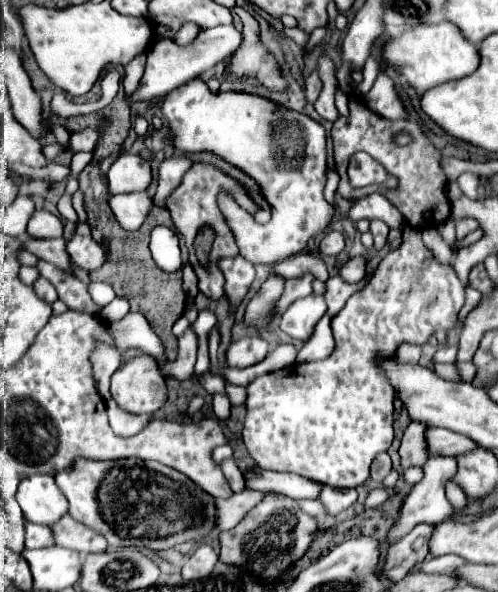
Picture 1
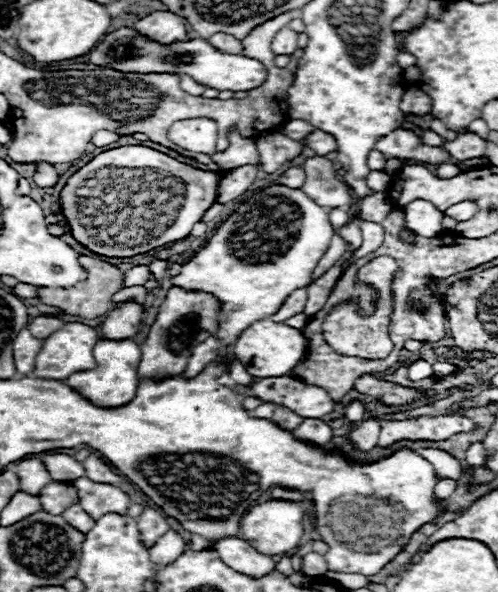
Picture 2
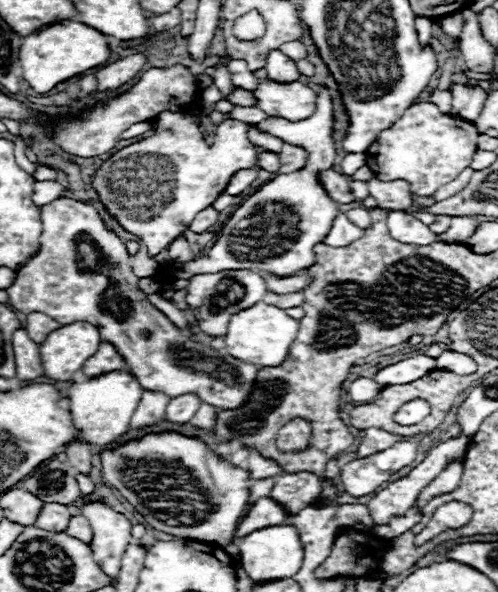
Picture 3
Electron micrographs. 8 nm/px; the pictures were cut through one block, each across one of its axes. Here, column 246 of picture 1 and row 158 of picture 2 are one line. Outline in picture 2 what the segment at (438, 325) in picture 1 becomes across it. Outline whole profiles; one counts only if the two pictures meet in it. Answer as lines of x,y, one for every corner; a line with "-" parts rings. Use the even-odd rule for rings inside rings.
402,128
390,132
390,136
382,136
382,140
378,140
374,148
382,152
386,160
390,158
400,158
402,162
418,160
424,164
438,166
450,158
450,154
444,148
426,146
422,144
420,136
416,136
412,130
402,130

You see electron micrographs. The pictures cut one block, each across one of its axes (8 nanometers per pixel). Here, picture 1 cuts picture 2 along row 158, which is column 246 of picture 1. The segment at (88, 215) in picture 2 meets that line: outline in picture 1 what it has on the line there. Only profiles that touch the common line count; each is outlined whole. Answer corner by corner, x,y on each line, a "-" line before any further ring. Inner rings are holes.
200,78
166,94
162,116
172,134
170,144
174,150
188,154
212,152
250,176
270,204
272,218
266,224
255,220
244,228
232,228
228,224
240,246
240,256
252,264
270,266
302,252
310,238
326,230
334,216
334,208
322,194
327,181
327,136
322,124
262,96
246,92
210,92
208,84
-
282,136
296,136
296,140
288,138
294,150
282,150

